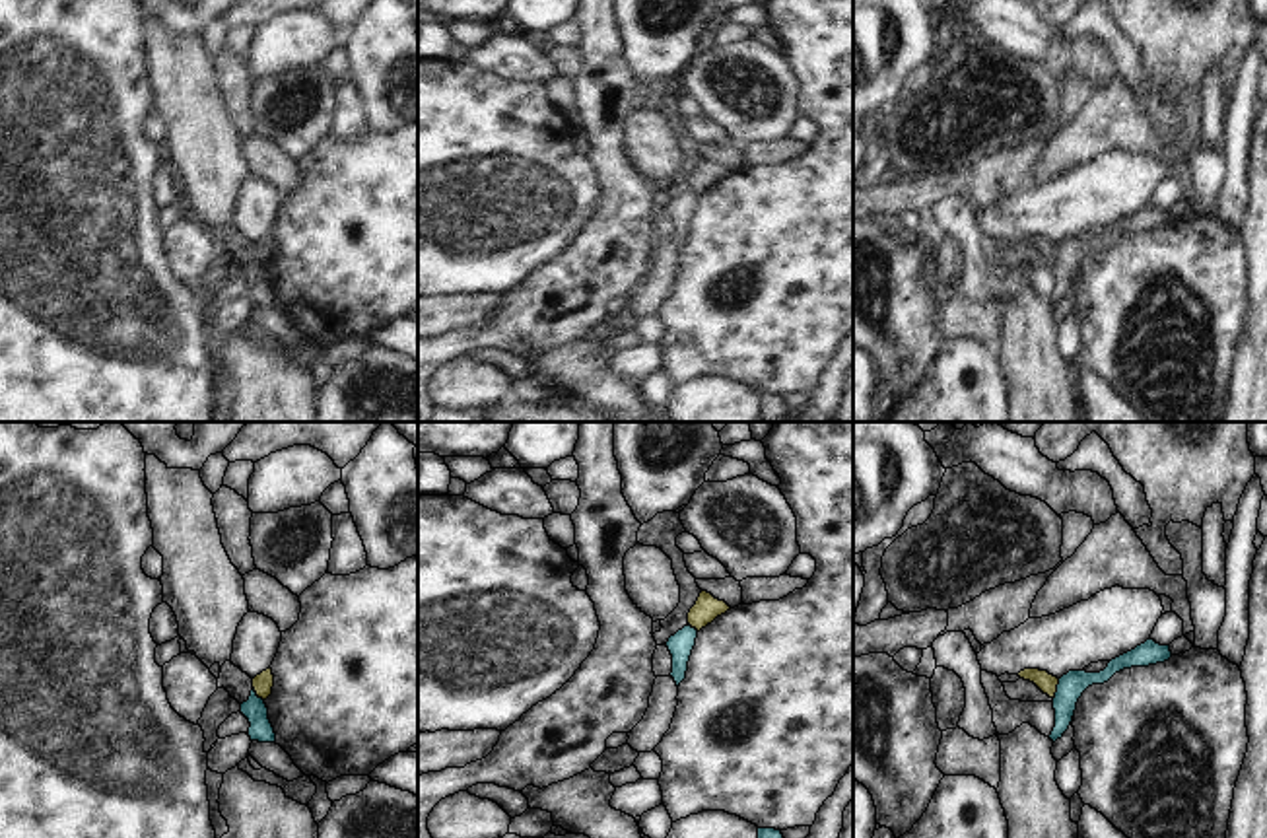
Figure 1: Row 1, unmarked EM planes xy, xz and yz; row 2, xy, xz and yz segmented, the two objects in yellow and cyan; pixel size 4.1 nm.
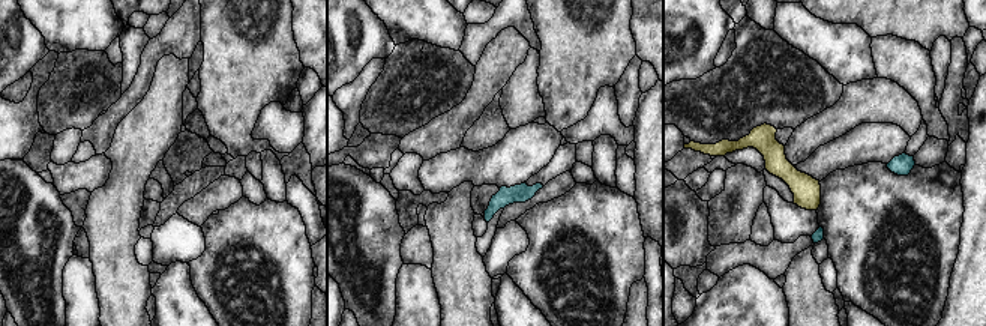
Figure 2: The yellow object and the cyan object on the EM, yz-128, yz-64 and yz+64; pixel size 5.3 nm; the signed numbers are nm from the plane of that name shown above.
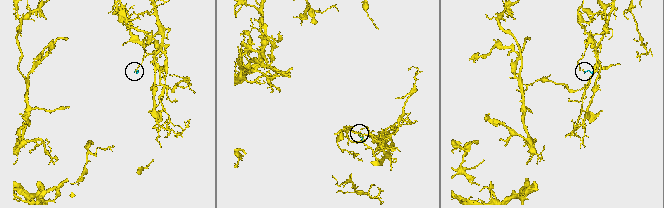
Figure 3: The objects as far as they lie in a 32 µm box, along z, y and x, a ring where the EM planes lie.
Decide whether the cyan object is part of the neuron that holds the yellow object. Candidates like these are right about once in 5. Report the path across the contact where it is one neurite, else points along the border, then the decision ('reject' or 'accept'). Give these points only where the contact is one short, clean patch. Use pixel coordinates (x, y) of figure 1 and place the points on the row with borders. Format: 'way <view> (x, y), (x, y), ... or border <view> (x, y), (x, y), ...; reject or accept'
border yz (1060, 679), (1054, 698); reject

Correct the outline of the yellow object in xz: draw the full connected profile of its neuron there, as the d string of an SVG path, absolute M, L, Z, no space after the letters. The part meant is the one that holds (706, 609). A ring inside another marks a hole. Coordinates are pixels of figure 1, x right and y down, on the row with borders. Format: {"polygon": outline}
{"polygon": "M702 591L696 605L688 612L688 624L700 632L727 611L731 611L731 607L725 601Z"}

